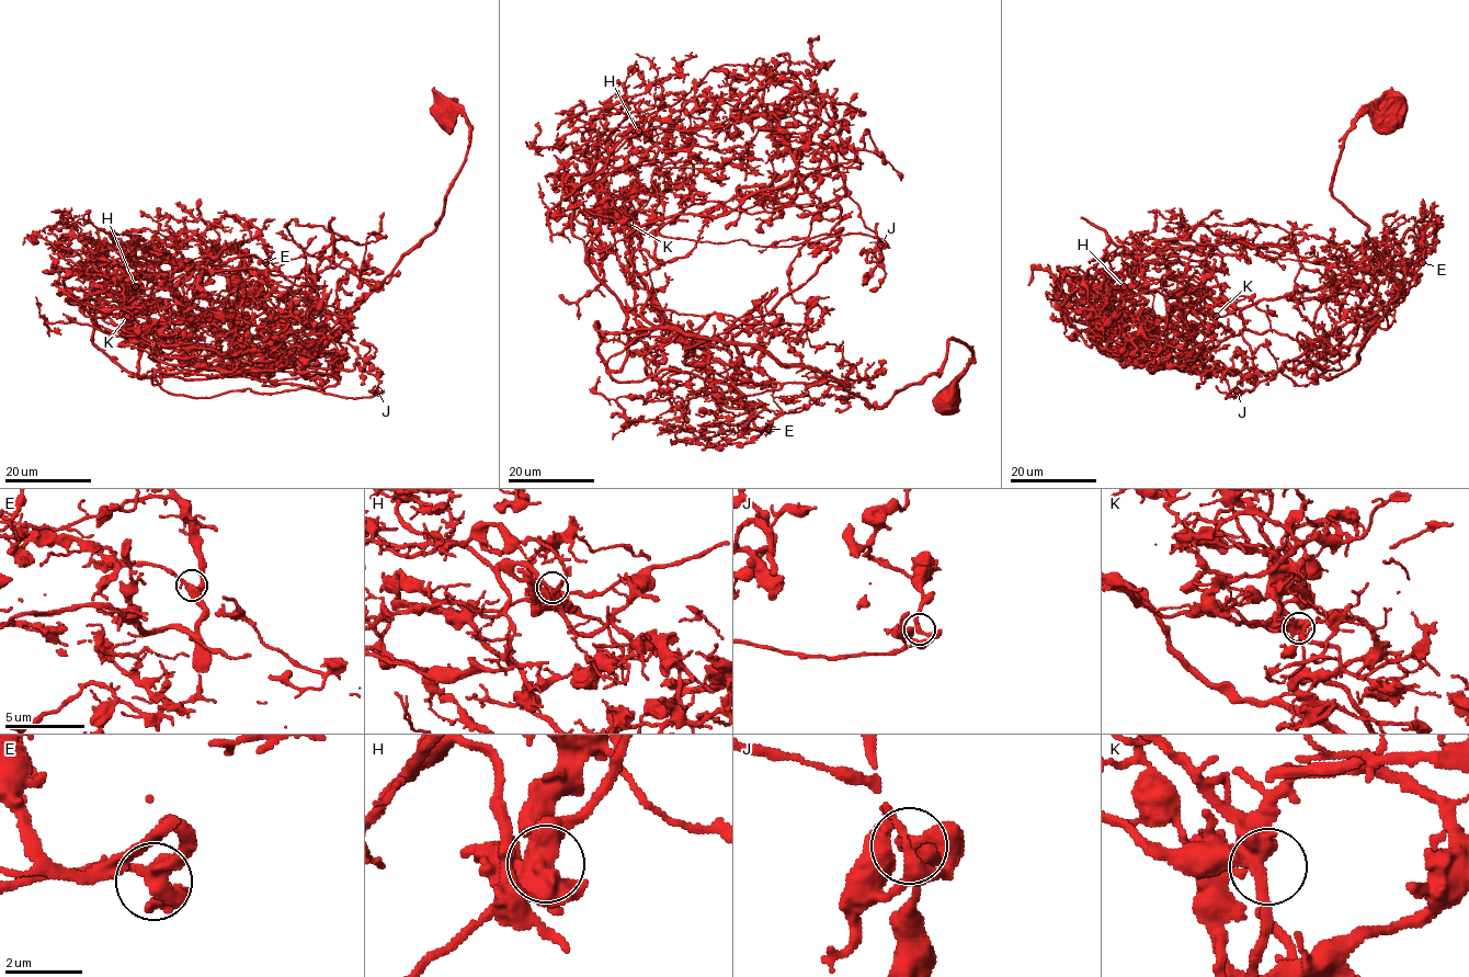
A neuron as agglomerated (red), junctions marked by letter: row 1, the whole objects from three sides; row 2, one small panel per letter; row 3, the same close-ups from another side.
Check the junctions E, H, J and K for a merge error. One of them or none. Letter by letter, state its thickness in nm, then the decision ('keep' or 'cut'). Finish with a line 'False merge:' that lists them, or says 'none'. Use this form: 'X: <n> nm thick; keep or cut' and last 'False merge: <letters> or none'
E: 400 nm thick; keep
H: 650 nm thick; keep
J: 320 nm thick; keep
K: 320 nm thick; keep
False merge: none

